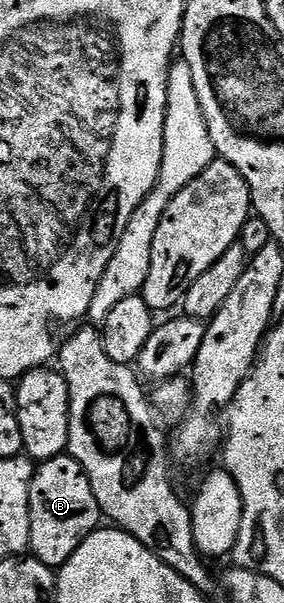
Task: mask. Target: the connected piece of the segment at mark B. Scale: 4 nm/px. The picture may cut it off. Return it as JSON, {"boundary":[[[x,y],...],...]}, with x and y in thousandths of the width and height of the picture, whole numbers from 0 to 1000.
{"boundary":[[[243,755],[190,758],[148,766],[123,779],[123,793],[109,796],[109,813],[102,814],[102,867],[109,869],[109,900],[102,905],[106,922],[123,929],[158,934],[180,945],[218,944],[222,935],[313,894],[313,887],[331,884],[356,871],[356,852],[342,821],[327,821],[327,808],[313,801],[313,788]]]}

